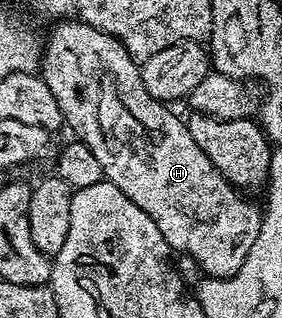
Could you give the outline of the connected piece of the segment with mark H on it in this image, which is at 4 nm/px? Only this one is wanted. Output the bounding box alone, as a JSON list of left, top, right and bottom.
[41,19,263,277]

